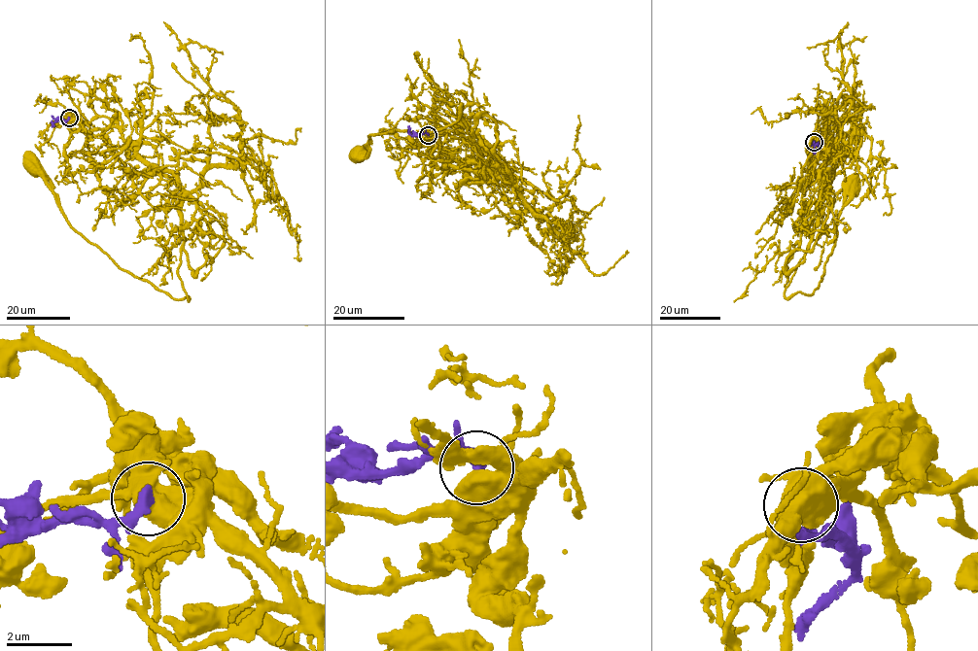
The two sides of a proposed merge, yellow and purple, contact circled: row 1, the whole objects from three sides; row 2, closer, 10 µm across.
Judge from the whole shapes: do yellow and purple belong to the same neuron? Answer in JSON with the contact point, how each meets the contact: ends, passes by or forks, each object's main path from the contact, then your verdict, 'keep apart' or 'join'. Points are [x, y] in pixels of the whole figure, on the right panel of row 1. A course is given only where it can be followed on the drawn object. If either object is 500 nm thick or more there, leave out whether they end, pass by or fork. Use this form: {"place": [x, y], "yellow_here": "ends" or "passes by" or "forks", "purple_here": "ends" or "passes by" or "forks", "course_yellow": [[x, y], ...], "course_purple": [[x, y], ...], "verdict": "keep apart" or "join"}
{"place": [814, 142], "course_yellow": [[814, 142], [818, 150], [826, 139], [817, 170], [821, 210], [785, 297], [811, 295], [818, 289], [851, 183]], "course_purple": [[814, 141], [820, 147], [813, 153]], "verdict": "keep apart"}

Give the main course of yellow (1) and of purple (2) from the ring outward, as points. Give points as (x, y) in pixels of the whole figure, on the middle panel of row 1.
1: (428, 135), (464, 164), (496, 169), (479, 157), (461, 104), (444, 127), (370, 135), (362, 154)
2: (428, 135), (412, 135), (409, 125)

